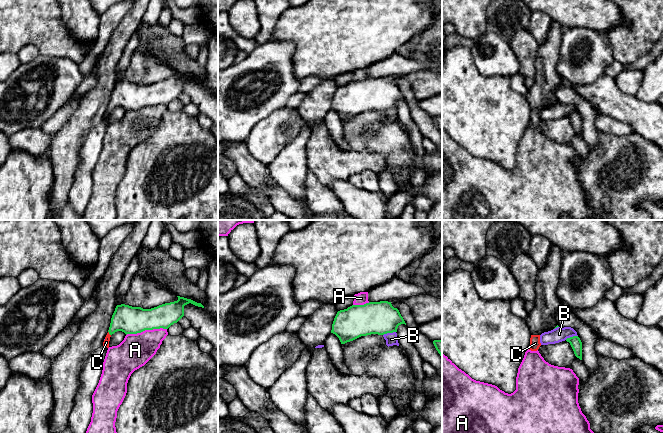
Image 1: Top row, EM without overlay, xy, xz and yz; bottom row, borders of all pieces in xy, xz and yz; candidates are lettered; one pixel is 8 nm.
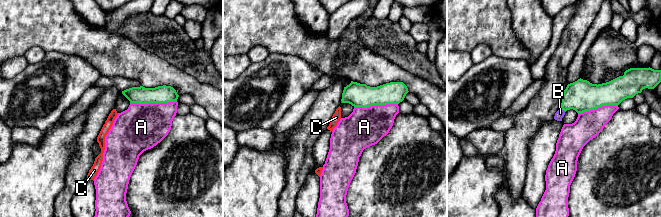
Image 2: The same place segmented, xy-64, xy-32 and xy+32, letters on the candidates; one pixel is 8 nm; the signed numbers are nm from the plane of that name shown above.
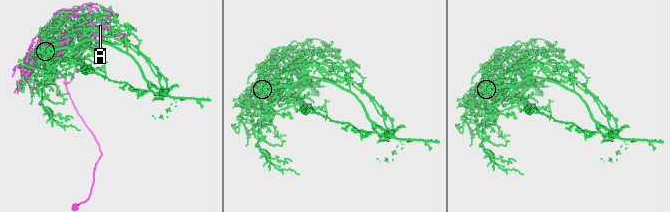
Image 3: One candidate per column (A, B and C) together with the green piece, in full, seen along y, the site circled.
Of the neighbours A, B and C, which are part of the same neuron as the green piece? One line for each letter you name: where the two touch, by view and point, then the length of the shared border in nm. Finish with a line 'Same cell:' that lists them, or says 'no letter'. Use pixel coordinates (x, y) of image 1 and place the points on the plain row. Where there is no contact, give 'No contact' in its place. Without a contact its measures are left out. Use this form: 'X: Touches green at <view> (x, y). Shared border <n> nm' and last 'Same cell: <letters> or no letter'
C: Touches green at xy (109, 109). Shared border 40 nm
Same cell: C

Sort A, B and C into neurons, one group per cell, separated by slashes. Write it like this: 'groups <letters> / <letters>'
groups A / B / C

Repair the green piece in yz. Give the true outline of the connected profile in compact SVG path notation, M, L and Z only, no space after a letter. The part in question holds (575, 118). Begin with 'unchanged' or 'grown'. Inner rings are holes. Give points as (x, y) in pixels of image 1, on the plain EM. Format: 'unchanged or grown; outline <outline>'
unchanged; outline M573 112L566 115L567 118L570 119L574 130L577 134L582 136L582 118L578 112Z

